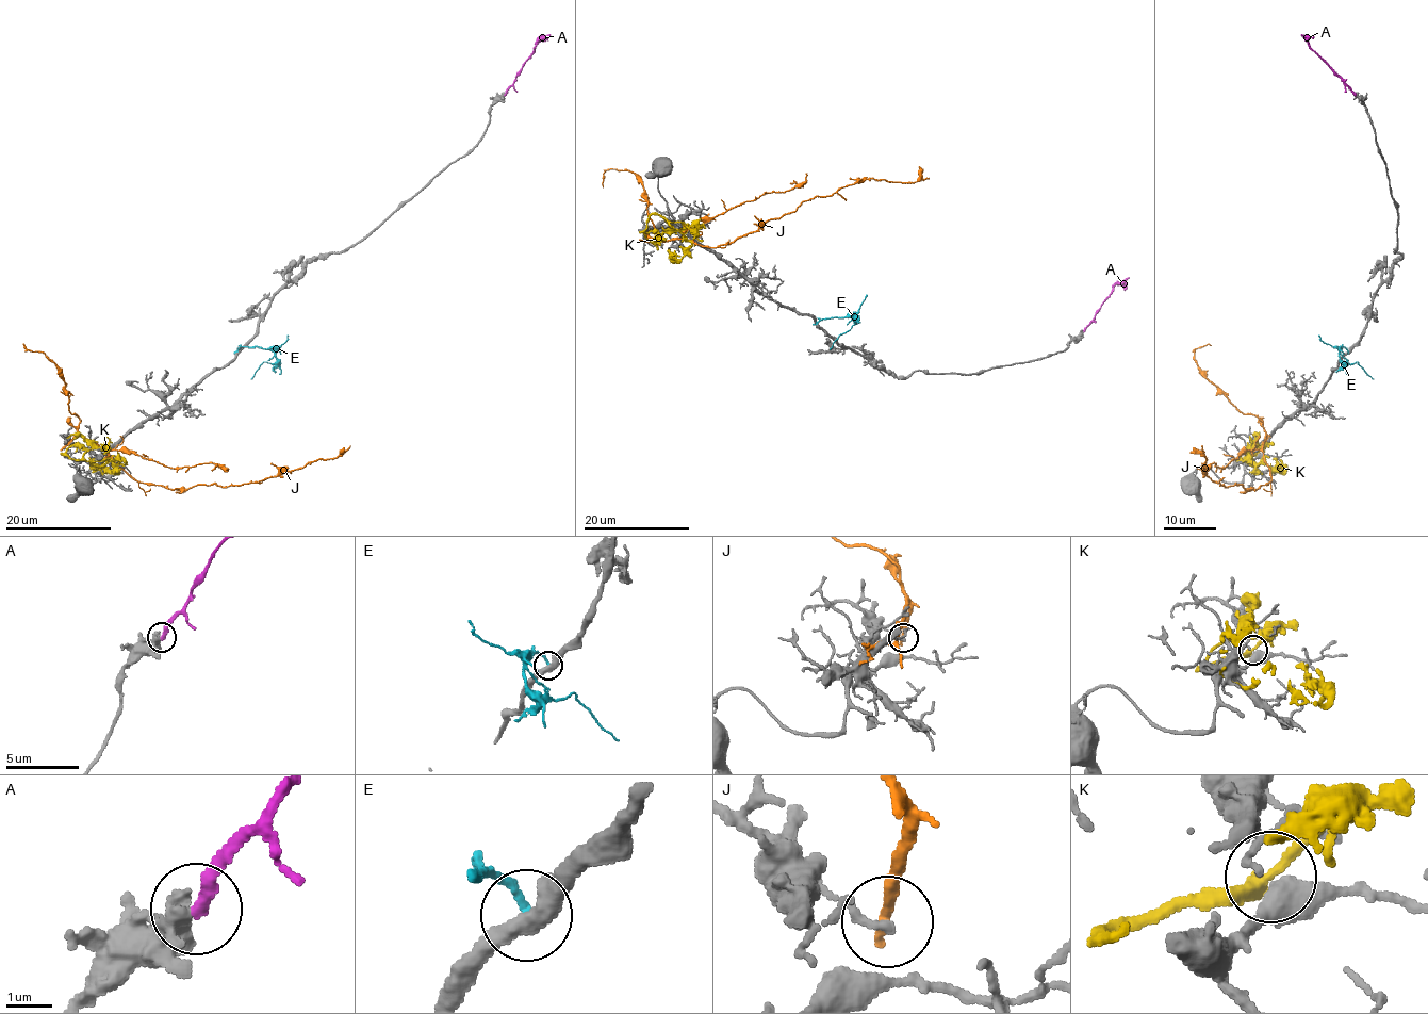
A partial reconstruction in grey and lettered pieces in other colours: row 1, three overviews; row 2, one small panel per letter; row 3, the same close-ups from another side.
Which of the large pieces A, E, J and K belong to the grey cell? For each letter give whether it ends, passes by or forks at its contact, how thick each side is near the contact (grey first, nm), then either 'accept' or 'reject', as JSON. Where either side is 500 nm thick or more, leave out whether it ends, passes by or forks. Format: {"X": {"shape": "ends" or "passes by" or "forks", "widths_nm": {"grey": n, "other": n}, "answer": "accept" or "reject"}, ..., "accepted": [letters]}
{"A": {"widths_nm": {"grey": 500, "other": 300}, "answer": "accept"}, "E": {"shape": "ends", "widths_nm": {"grey": 440, "other": 200}, "answer": "reject"}, "J": {"shape": "ends", "widths_nm": {"grey": 150, "other": 280}, "answer": "reject"}, "K": {"shape": "passes by", "widths_nm": {"grey": 440, "other": 320}, "answer": "reject"}, "accepted": ["A"]}

